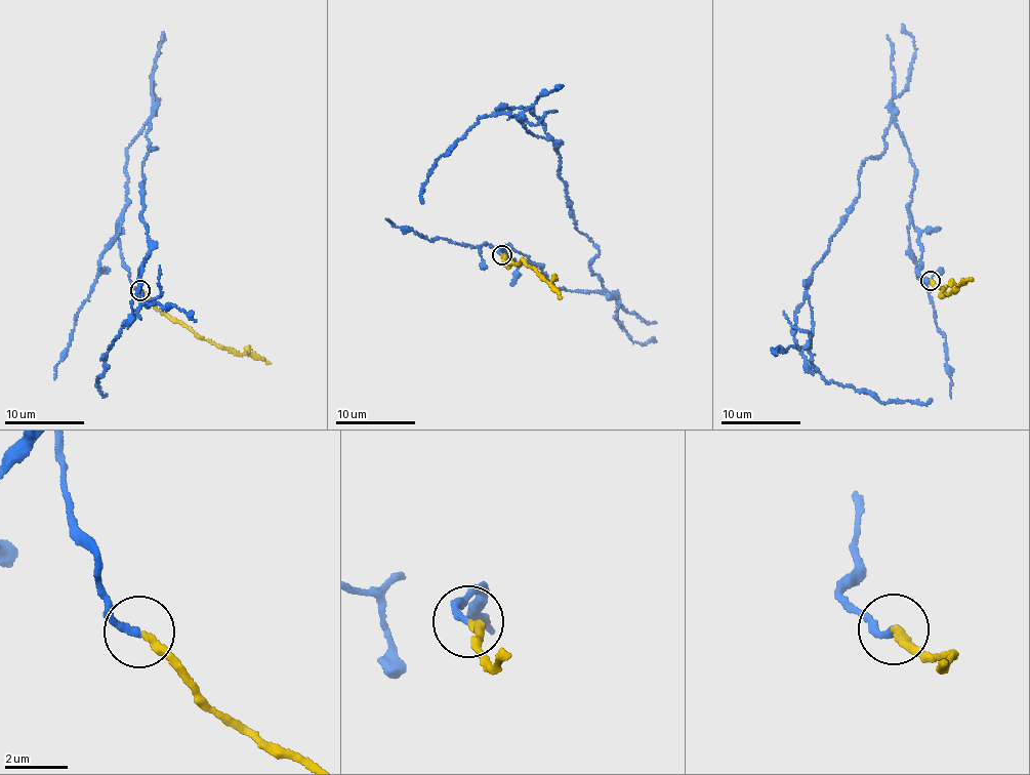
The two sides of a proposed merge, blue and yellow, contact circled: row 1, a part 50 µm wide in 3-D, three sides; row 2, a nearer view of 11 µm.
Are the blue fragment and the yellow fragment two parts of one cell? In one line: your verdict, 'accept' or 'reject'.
reject

